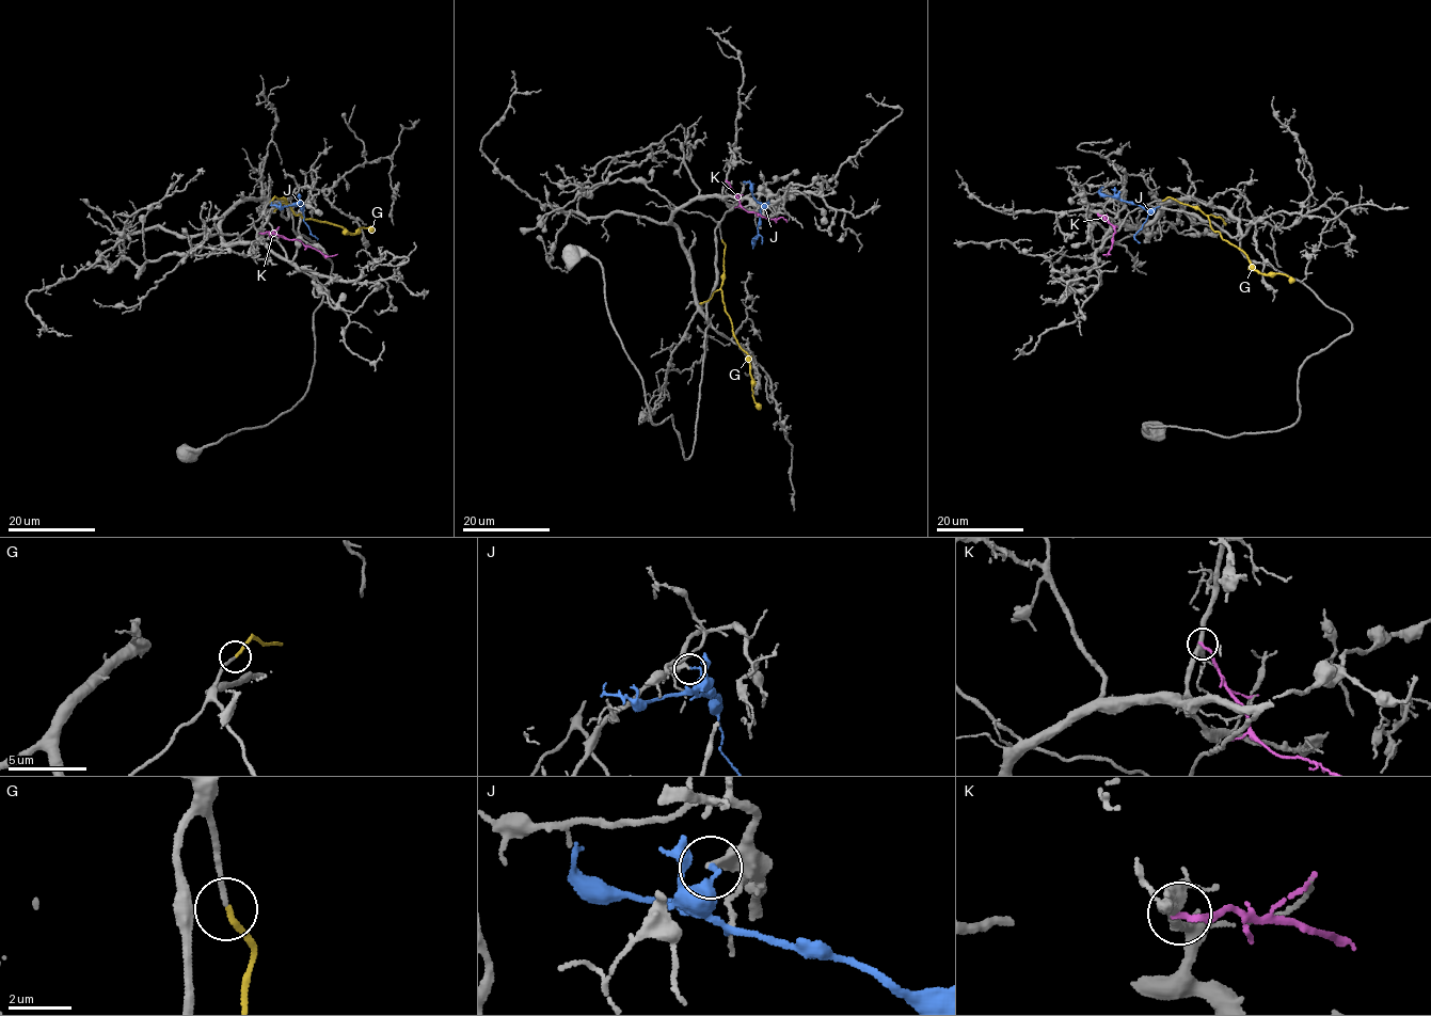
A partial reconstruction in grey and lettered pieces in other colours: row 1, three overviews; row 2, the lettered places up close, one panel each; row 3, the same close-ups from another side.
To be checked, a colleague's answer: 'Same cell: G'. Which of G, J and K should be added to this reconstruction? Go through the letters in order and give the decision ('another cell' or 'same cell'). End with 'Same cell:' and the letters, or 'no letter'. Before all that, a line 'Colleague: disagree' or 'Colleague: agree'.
Colleague: agree
G: same cell
J: another cell
K: another cell
Same cell: G

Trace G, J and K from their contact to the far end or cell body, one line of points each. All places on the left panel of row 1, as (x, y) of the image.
G: (270, 202), (275, 195), (285, 197), (297, 216), (338, 224), (348, 233), (353, 234), (361, 227), (374, 229)
J: (295, 197), (298, 205), (302, 205), (303, 220), (311, 233), (318, 239)
K: (259, 233), (298, 239), (327, 256), (337, 254)

